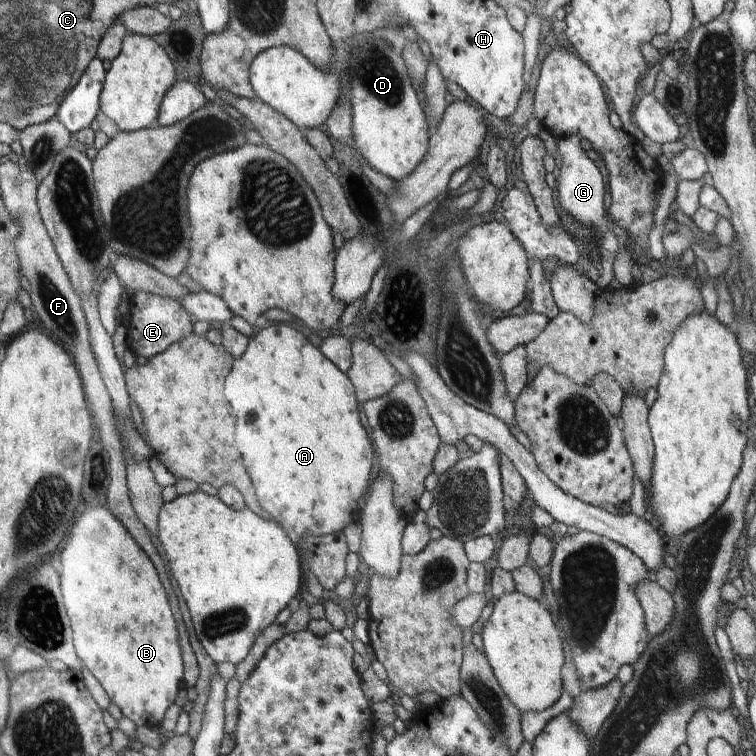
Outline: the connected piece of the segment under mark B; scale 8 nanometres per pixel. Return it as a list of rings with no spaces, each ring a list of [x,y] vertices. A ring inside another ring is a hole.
[[[106,506],[88,507],[76,518],[66,536],[60,560],[64,604],[72,622],[76,654],[81,664],[92,672],[123,716],[130,718],[138,727],[158,728],[164,713],[184,687],[184,665],[177,624],[168,608],[168,598],[156,567],[128,529],[112,516]]]

